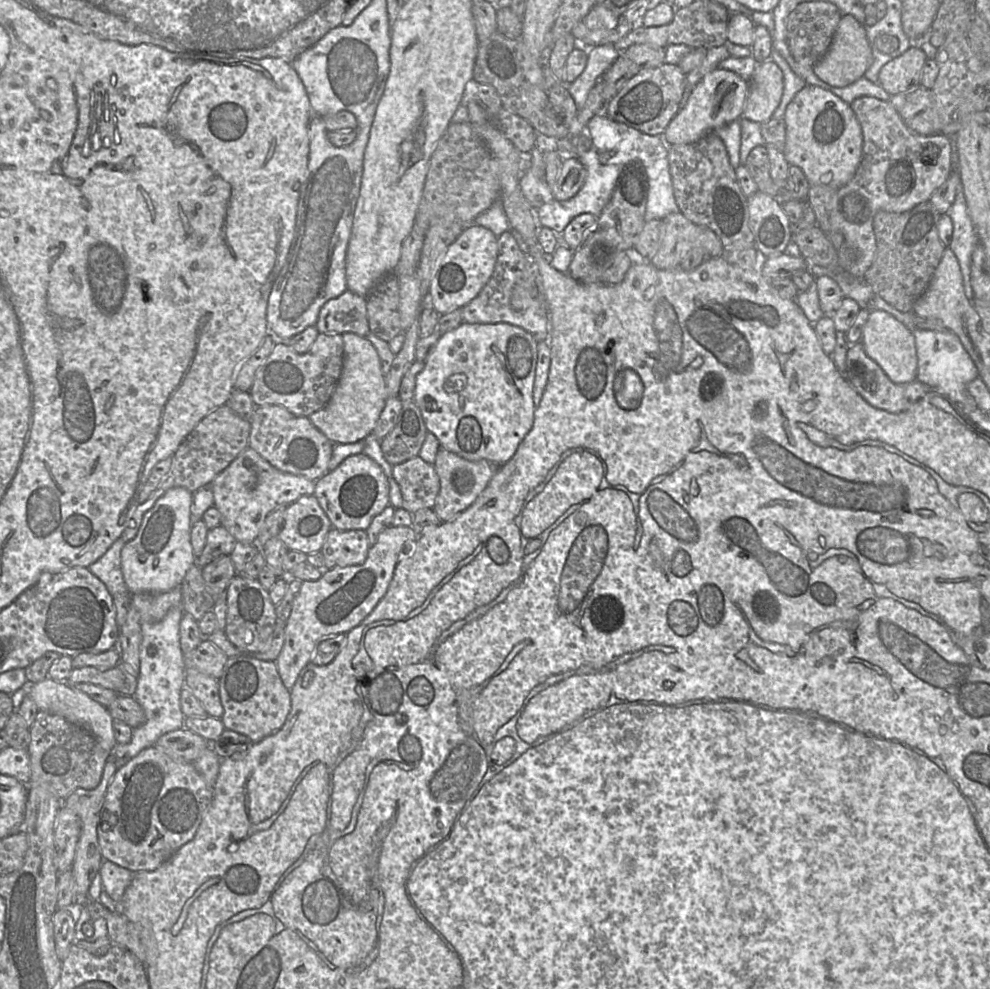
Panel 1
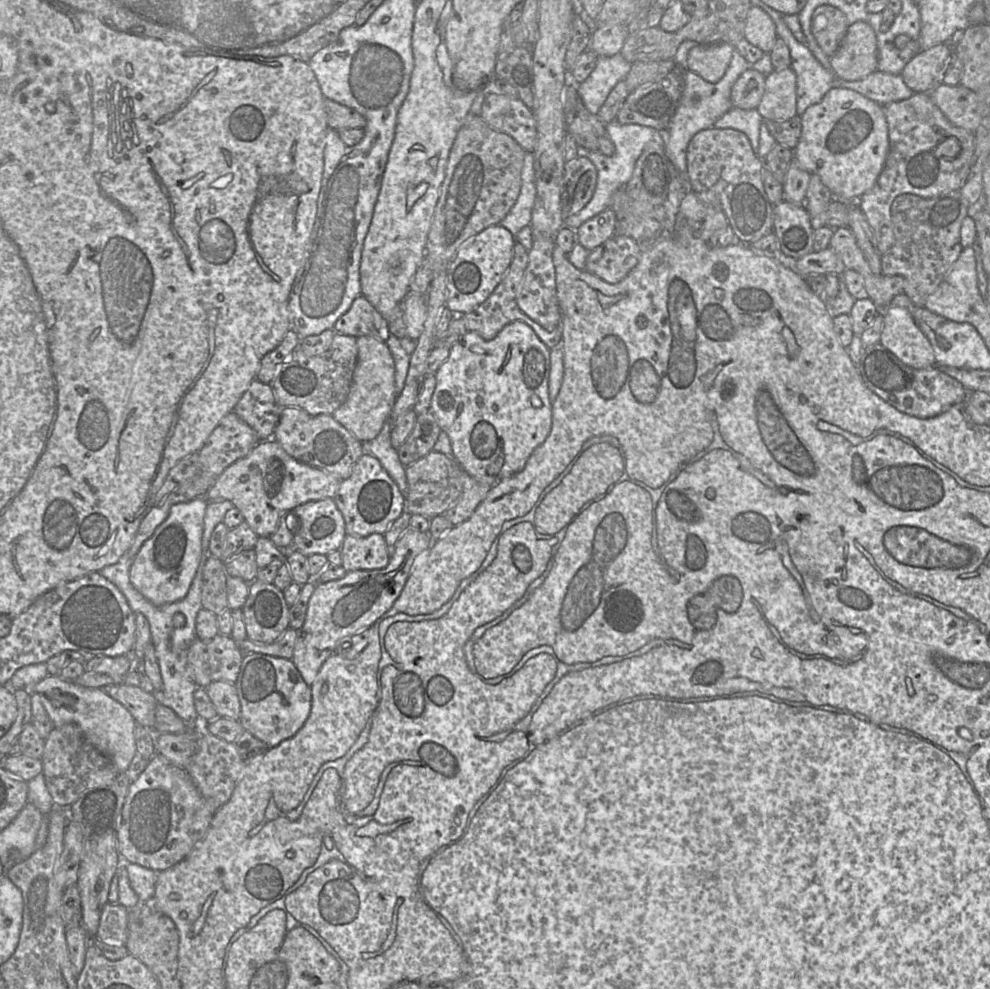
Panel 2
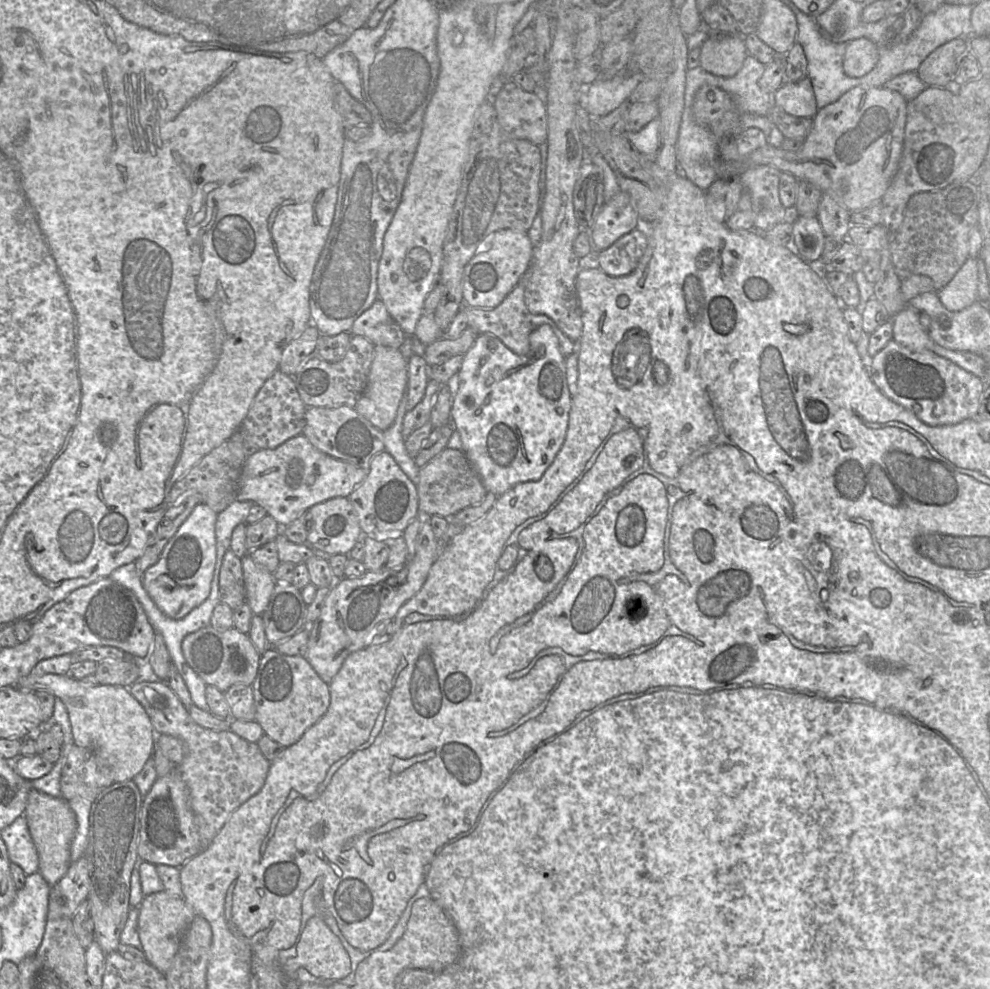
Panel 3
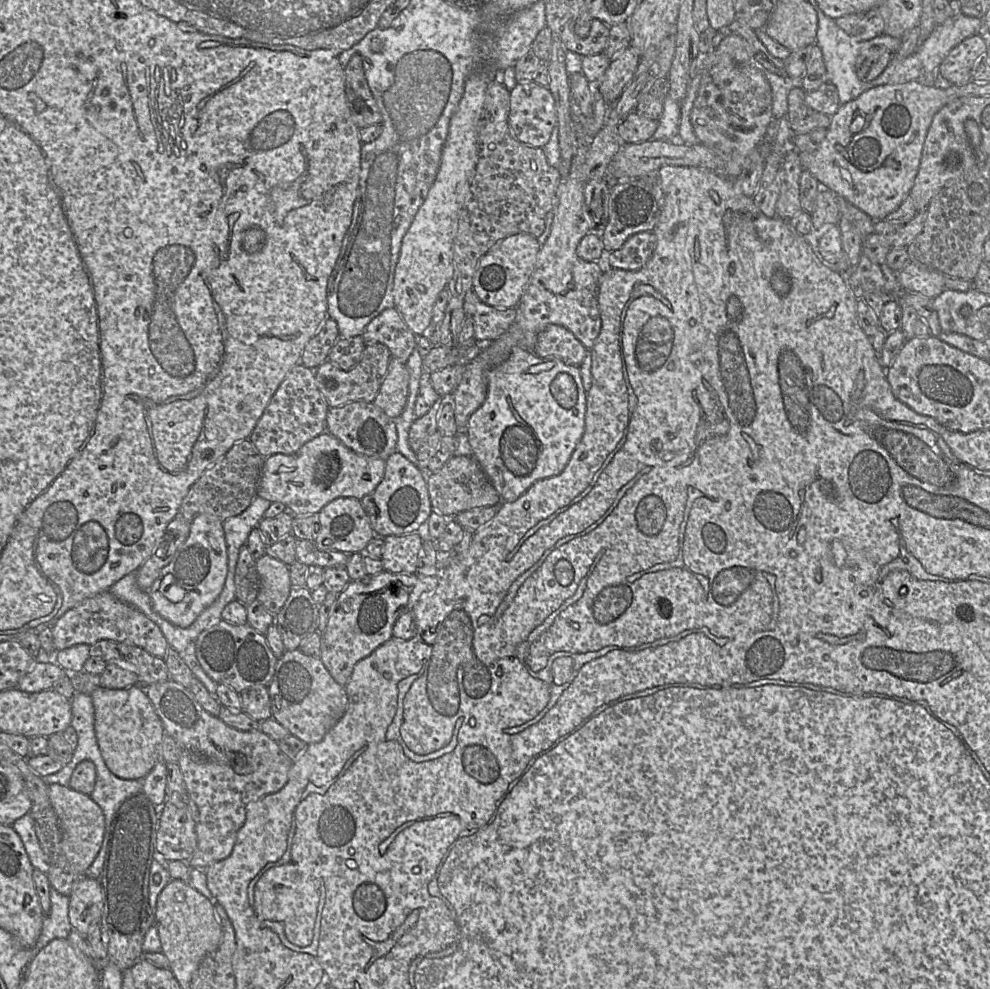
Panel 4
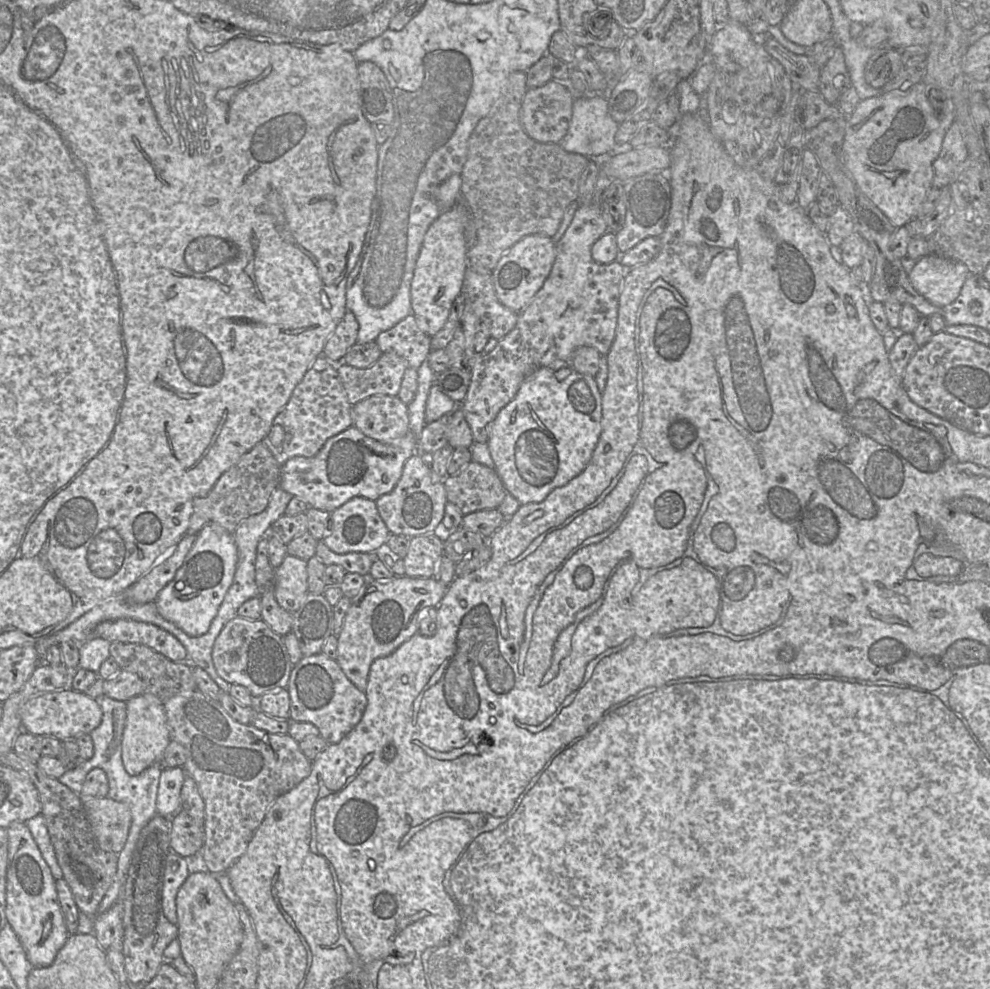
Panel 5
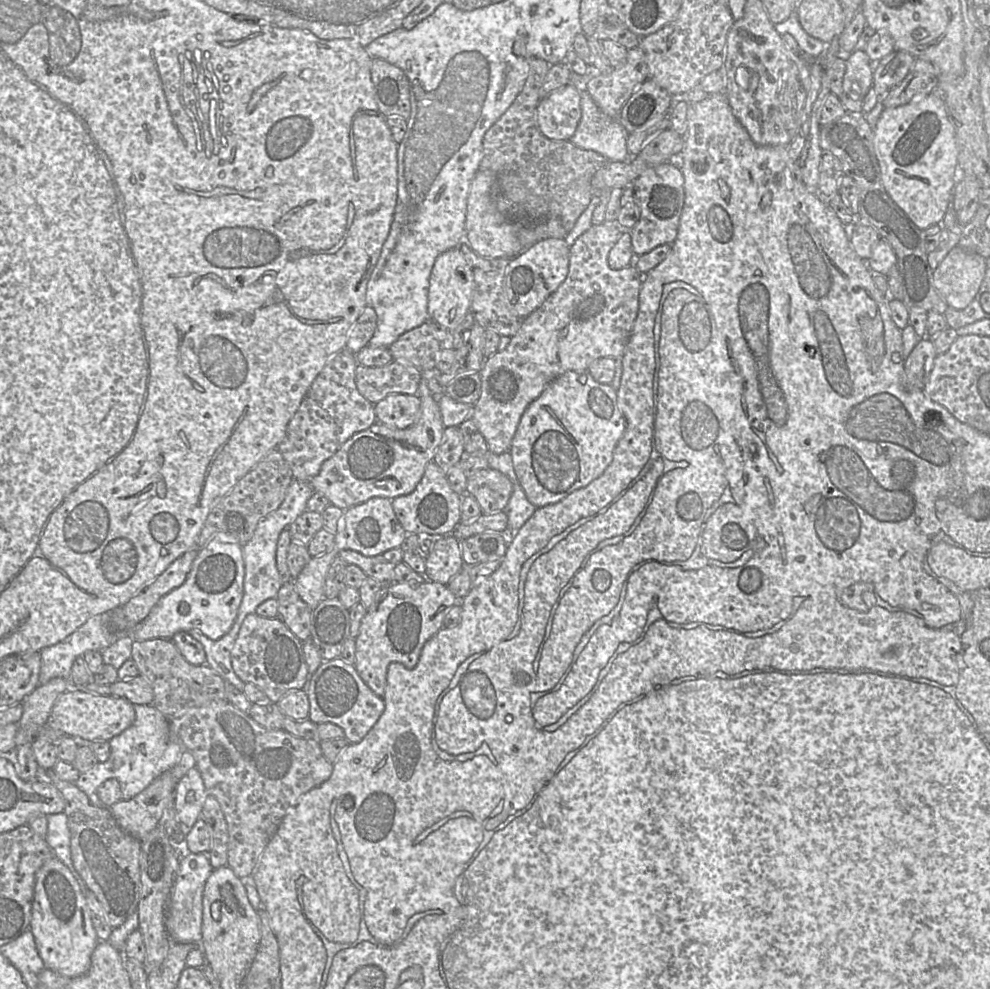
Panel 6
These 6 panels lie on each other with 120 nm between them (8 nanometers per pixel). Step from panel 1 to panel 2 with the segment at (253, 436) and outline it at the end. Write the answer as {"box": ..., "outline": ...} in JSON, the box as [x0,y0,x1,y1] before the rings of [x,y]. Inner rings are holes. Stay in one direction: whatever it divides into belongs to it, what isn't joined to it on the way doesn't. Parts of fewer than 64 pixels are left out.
{"box":[271,406,365,480],"outline":[[[296,406],[283,408],[271,439],[276,440],[296,460],[333,474],[340,480],[350,476],[355,463],[365,453],[364,443],[331,414],[310,415]]]}

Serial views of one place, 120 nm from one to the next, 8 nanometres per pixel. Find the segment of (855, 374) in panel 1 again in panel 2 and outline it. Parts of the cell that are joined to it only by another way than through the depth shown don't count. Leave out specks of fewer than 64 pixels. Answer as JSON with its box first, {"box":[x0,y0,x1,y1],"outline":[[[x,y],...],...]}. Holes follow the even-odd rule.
{"box":[856,343,969,418],"outline":[[[880,343],[865,347],[856,366],[865,385],[873,393],[898,411],[917,418],[935,417],[964,402],[969,394],[961,382],[938,366],[925,369],[910,367]]]}

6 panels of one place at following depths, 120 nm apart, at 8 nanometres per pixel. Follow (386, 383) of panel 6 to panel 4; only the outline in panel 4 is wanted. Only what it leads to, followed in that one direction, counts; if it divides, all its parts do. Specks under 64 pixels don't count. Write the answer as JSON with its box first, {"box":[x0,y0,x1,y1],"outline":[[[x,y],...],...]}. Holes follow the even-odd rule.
{"box":[314,343,392,407],"outline":[[[366,343],[359,363],[350,370],[342,370],[330,360],[314,369],[317,387],[329,407],[339,407],[349,402],[373,402],[388,371],[392,355],[387,346],[381,343]]]}

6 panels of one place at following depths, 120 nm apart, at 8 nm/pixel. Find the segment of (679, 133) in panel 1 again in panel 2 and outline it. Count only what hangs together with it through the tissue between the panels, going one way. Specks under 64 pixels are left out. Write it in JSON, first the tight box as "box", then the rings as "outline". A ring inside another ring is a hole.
{"box":[730,68,765,108],"outline":[[[751,68],[742,73],[731,90],[730,99],[733,108],[756,108],[765,91],[765,80],[765,74]]]}

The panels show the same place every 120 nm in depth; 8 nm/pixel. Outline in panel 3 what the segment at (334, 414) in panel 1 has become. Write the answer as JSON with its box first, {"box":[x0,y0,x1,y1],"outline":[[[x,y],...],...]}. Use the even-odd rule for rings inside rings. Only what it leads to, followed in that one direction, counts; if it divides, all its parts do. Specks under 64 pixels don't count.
{"box":[354,345,408,431],"outline":[[[374,345],[368,381],[362,395],[356,400],[354,409],[376,428],[385,431],[397,416],[400,402],[408,384],[407,361],[398,349]]]}

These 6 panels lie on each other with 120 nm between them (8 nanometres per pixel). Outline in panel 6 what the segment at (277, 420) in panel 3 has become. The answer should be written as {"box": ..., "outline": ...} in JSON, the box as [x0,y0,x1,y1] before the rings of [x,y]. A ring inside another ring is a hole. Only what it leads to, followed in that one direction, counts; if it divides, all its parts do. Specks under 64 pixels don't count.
{"box":[277,349,377,484],"outline":[[[347,349],[334,354],[289,421],[286,436],[278,444],[277,450],[296,480],[309,484],[318,475],[322,464],[350,437],[377,422],[374,404],[364,398],[356,387],[355,371],[358,365],[356,354]]]}

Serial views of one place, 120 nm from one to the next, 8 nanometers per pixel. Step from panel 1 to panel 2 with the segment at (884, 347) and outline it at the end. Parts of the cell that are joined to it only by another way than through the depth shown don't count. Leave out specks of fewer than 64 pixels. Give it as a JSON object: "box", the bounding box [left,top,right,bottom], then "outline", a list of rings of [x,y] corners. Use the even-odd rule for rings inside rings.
{"box":[879,306,935,367],"outline":[[[888,306],[881,311],[883,329],[879,343],[910,367],[935,366],[933,348],[911,311],[897,306]]]}

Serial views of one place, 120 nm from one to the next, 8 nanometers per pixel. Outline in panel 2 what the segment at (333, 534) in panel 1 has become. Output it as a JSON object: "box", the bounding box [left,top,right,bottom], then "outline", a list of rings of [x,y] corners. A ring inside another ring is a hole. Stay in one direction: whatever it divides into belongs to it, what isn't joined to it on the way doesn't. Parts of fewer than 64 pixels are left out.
{"box":[339,533,390,571],"outline":[[[373,533],[367,536],[347,534],[339,549],[341,565],[346,571],[384,568],[389,563],[390,550],[384,534]]]}

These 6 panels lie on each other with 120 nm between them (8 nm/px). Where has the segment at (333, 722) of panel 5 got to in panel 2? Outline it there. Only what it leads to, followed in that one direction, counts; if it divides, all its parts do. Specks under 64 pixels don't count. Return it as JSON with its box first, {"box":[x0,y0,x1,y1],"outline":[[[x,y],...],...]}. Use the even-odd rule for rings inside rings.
{"box":[234,653,311,747],"outline":[[[244,653],[234,685],[241,705],[240,723],[247,732],[269,747],[294,736],[311,713],[311,686],[302,678],[291,659]]]}

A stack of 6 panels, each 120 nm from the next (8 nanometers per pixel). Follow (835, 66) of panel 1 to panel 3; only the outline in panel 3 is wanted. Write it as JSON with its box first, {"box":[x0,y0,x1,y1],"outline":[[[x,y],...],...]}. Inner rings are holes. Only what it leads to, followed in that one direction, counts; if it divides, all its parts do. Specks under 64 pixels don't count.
{"box":[843,37,881,78],"outline":[[[861,37],[846,44],[843,70],[852,78],[861,78],[870,73],[878,63],[881,48],[873,41]]]}

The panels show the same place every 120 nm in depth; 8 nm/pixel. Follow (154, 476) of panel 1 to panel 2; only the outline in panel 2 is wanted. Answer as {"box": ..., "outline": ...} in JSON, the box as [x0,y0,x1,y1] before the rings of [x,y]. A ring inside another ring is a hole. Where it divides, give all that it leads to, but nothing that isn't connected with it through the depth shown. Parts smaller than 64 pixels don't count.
{"box":[129,412,259,560],"outline":[[[230,412],[222,418],[213,430],[204,446],[181,459],[167,474],[167,477],[156,493],[153,506],[142,519],[134,542],[129,549],[133,560],[143,543],[149,539],[157,527],[168,517],[171,507],[177,503],[189,502],[195,498],[206,498],[220,474],[231,464],[247,455],[259,442],[256,432],[235,412]]]}

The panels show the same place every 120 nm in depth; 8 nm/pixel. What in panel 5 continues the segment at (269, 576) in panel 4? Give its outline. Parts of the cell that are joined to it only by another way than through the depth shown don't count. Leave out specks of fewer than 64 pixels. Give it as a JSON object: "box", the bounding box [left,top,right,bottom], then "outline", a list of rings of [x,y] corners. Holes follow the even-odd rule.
{"box":[273,555,307,612],"outline":[[[290,555],[285,556],[280,566],[274,569],[273,594],[277,603],[288,612],[294,612],[307,592],[307,561]]]}

